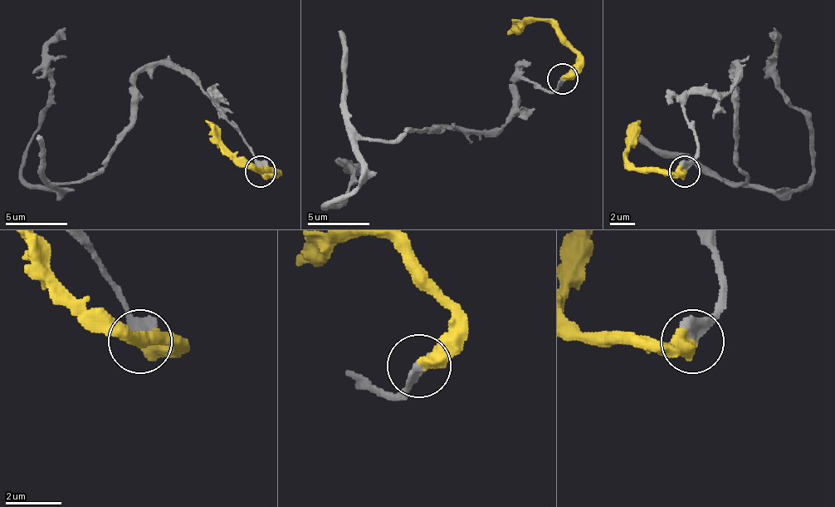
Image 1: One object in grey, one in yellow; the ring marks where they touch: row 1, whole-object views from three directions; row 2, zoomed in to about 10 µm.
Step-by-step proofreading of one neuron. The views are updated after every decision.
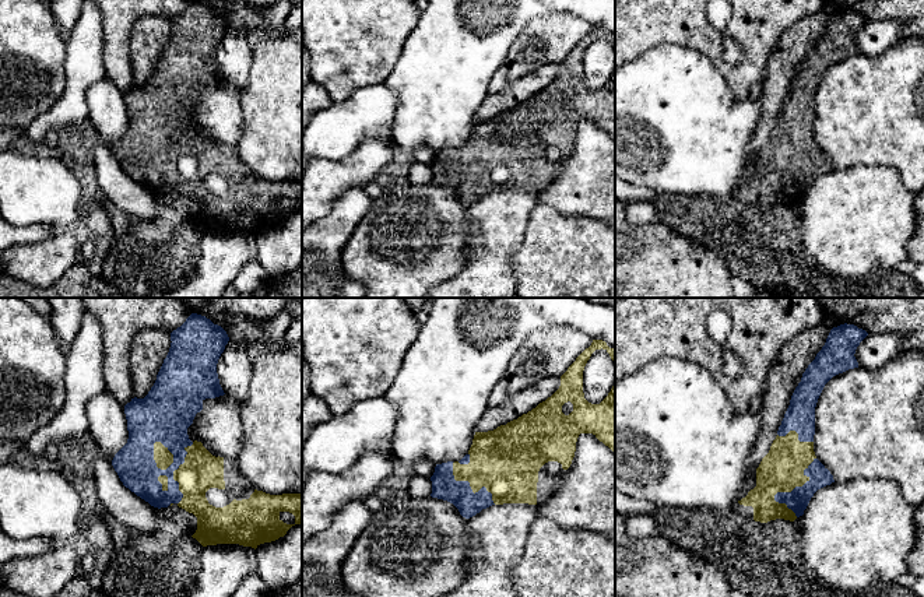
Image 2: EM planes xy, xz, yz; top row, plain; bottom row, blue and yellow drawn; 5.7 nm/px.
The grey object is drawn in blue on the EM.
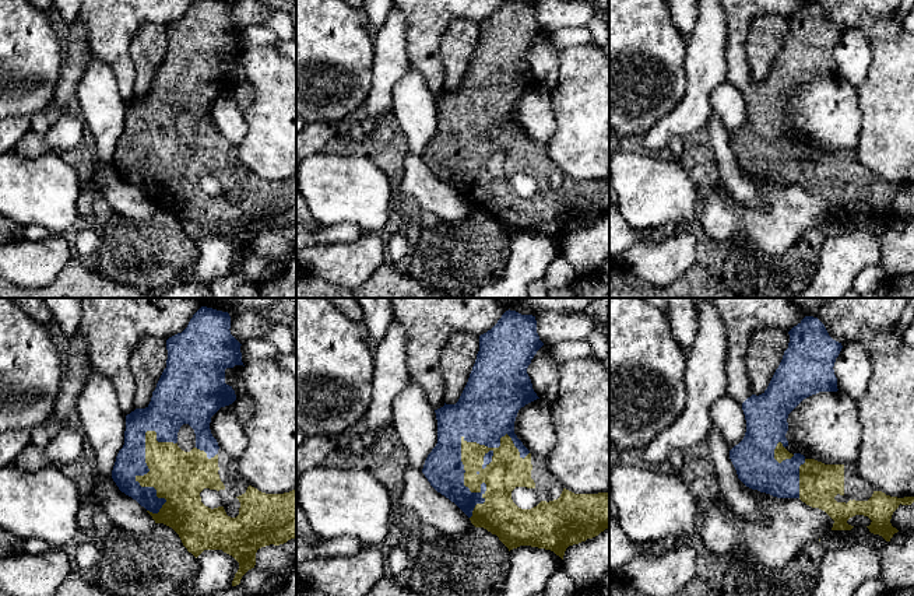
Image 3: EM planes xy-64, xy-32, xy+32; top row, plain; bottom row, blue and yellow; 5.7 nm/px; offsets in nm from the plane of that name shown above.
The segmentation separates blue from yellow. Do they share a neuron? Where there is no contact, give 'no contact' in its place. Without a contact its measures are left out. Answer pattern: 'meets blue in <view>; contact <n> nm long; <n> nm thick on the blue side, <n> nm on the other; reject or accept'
meets blue in yz; contact 360 nm long; 120 nm thick on the blue side, 240 nm on the other; accept

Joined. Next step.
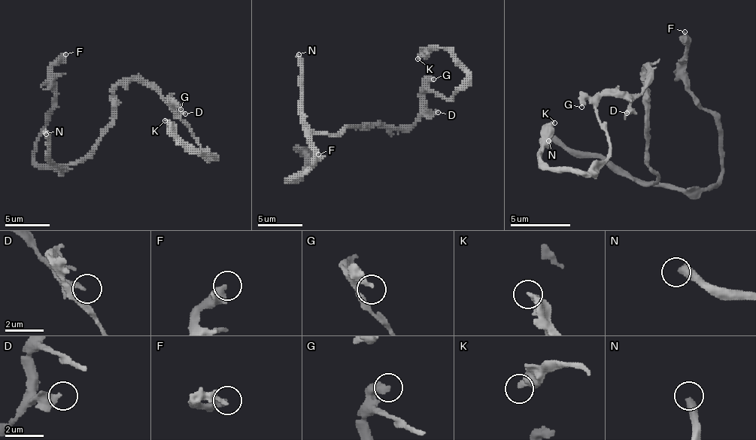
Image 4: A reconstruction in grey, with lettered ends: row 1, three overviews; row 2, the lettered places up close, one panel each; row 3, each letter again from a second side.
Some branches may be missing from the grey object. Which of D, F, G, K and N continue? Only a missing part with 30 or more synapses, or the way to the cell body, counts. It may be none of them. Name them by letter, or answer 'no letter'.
N

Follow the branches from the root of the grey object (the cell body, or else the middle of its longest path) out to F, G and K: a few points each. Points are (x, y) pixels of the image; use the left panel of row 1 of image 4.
F: (114, 109), (114, 122), (86, 158), (61, 169), (34, 160), (37, 138), (54, 107), (52, 67), (65, 54)
G: (114, 109), (114, 89), (119, 85), (127, 85), (132, 80), (145, 80), (165, 100), (171, 100), (180, 109)
K: (114, 109), (119, 85), (145, 80), (171, 102), (196, 142), (214, 156), (203, 156), (187, 144), (165, 120)

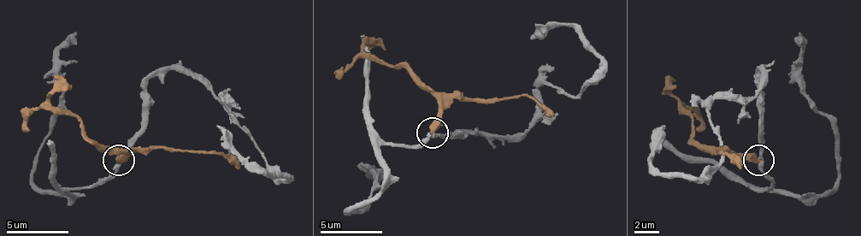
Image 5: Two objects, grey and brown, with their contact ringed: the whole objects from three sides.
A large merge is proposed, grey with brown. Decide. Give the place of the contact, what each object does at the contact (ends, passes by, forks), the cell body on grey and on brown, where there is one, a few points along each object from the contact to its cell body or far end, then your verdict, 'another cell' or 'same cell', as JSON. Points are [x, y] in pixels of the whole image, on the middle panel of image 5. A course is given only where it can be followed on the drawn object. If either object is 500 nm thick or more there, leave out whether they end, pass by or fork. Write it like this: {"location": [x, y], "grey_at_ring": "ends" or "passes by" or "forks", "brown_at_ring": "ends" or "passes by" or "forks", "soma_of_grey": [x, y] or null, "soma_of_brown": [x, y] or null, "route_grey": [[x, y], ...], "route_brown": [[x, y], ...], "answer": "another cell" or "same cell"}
{"location": [432, 132], "soma_of_grey": null, "soma_of_brown": null, "route_grey": [[431, 133], [519, 136], [531, 124], [544, 83], [578, 96], [599, 71], [599, 56], [565, 24], [531, 39]], "route_brown": [[431, 133], [438, 102], [403, 67], [391, 67], [381, 61], [360, 58], [341, 74], [341, 71]], "answer": "another cell"}

